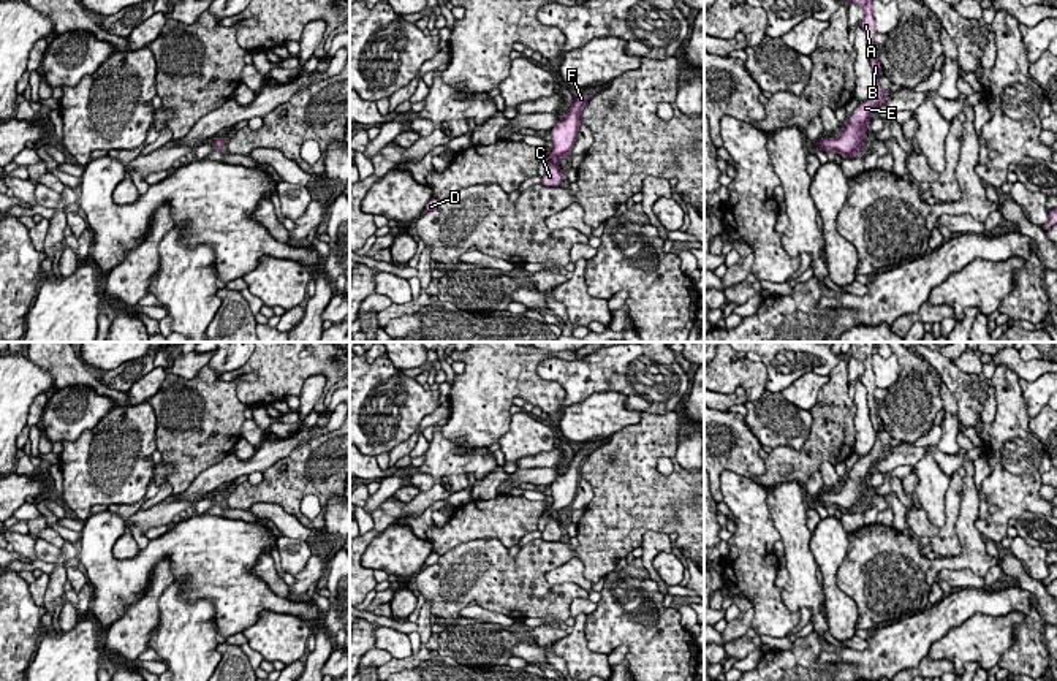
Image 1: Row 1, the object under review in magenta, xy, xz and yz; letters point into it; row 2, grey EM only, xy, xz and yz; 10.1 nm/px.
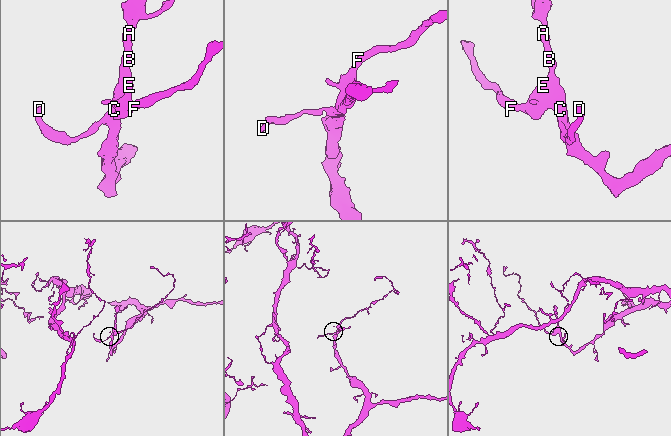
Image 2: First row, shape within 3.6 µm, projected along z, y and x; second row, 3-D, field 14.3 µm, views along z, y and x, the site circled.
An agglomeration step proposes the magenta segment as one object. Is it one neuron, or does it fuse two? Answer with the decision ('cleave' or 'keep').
keep

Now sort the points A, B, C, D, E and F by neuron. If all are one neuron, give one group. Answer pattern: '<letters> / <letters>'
A B C D E F

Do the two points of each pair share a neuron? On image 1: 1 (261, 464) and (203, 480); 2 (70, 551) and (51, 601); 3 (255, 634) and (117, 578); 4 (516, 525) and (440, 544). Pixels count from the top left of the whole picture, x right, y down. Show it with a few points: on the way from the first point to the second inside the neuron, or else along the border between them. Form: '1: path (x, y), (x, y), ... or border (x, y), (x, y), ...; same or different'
1: path (247, 467), (230, 467), (217, 475); same
2: path (60, 564), (56, 588); same
3: border (279, 612), (263, 610), (242, 632); different
4: path (497, 525), (465, 525), (459, 529); same

